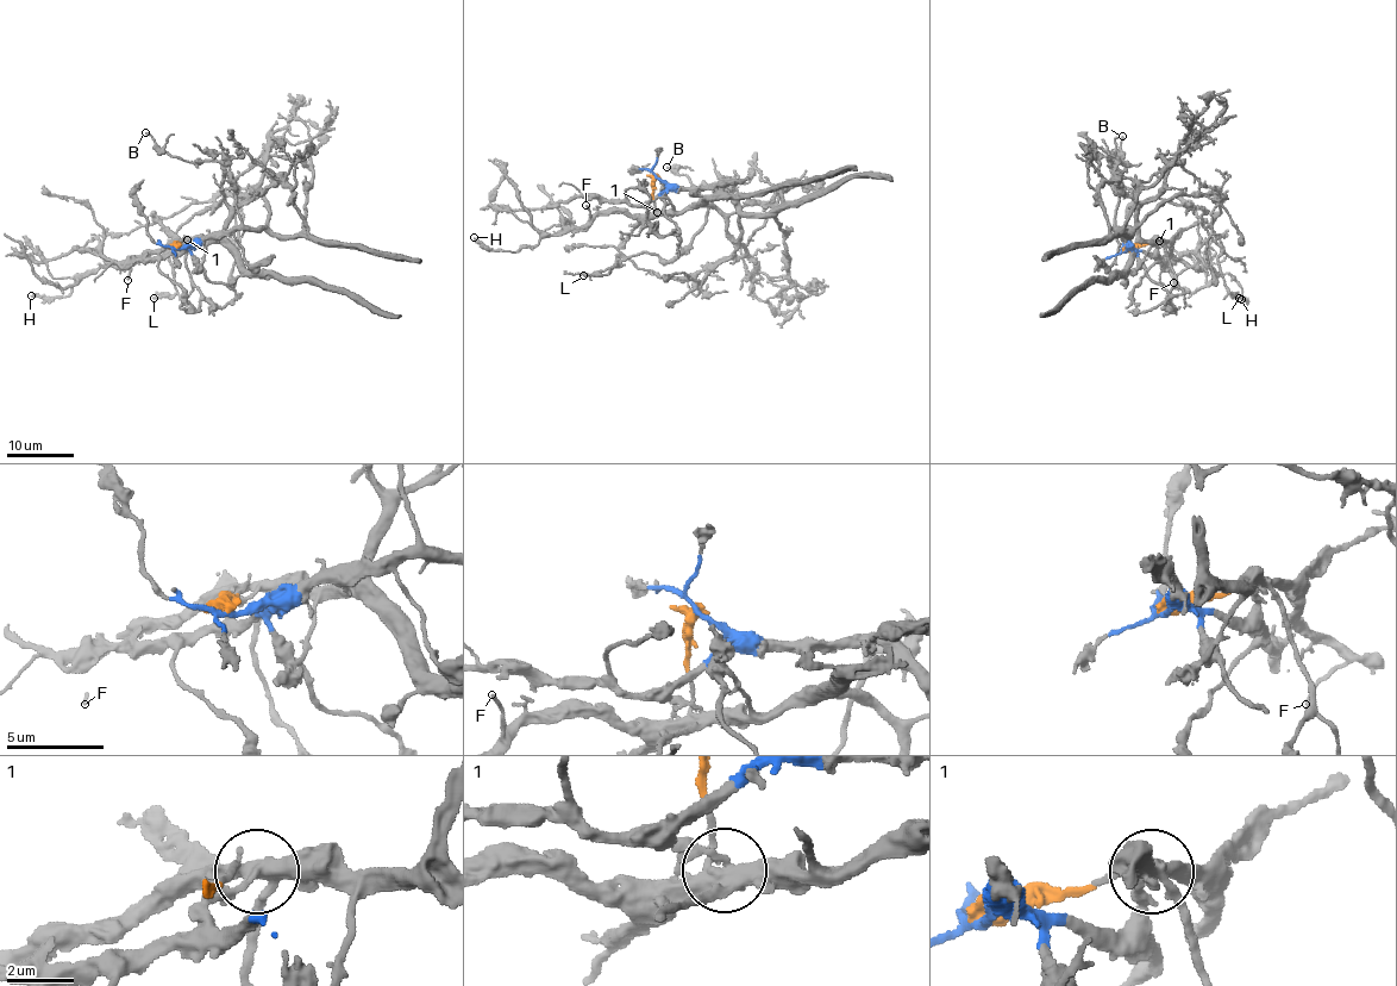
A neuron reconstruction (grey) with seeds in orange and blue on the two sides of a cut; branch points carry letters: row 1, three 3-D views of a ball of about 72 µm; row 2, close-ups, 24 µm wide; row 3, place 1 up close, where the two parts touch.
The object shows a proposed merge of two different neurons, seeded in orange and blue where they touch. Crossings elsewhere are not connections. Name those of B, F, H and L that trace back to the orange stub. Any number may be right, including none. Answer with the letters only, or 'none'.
B, F, H, L

